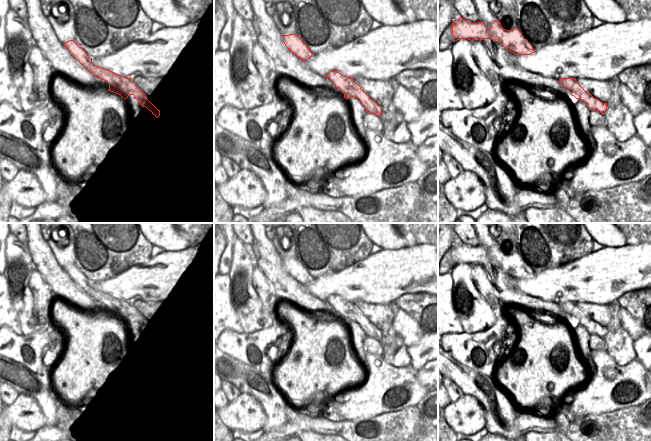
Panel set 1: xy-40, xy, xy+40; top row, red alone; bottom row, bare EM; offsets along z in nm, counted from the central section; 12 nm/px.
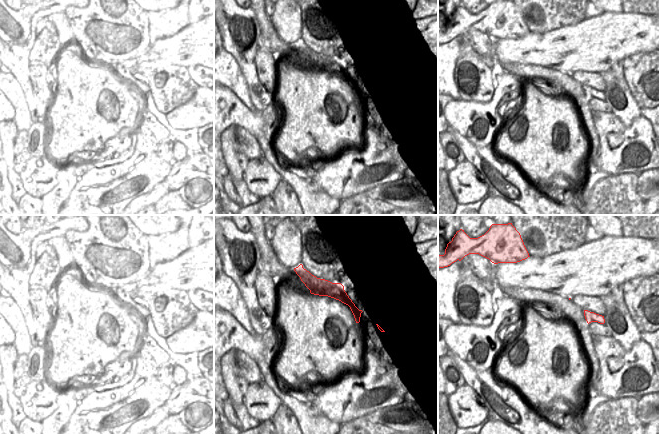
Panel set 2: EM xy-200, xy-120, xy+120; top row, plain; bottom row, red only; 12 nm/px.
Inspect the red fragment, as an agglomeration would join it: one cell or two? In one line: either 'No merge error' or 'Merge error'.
Merge error.

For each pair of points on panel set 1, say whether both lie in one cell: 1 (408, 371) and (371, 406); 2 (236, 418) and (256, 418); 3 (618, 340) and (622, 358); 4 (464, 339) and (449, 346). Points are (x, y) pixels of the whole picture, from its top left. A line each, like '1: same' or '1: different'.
1: same
2: same
3: same
4: same

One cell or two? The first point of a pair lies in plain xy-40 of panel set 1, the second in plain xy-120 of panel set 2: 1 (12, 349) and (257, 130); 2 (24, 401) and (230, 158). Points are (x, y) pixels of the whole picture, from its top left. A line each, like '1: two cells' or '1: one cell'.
1: one cell
2: two cells

